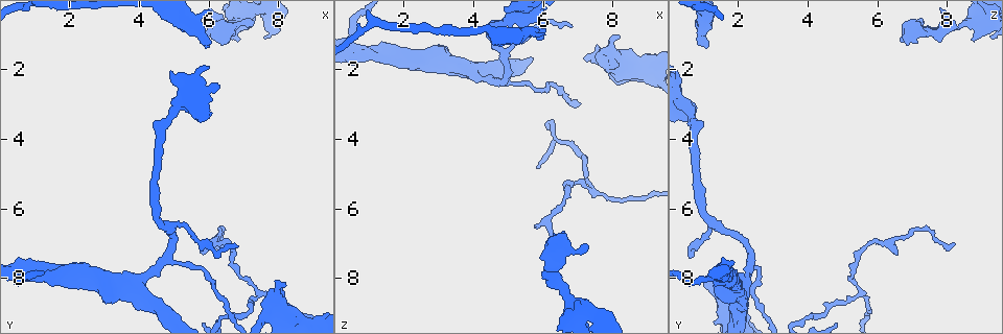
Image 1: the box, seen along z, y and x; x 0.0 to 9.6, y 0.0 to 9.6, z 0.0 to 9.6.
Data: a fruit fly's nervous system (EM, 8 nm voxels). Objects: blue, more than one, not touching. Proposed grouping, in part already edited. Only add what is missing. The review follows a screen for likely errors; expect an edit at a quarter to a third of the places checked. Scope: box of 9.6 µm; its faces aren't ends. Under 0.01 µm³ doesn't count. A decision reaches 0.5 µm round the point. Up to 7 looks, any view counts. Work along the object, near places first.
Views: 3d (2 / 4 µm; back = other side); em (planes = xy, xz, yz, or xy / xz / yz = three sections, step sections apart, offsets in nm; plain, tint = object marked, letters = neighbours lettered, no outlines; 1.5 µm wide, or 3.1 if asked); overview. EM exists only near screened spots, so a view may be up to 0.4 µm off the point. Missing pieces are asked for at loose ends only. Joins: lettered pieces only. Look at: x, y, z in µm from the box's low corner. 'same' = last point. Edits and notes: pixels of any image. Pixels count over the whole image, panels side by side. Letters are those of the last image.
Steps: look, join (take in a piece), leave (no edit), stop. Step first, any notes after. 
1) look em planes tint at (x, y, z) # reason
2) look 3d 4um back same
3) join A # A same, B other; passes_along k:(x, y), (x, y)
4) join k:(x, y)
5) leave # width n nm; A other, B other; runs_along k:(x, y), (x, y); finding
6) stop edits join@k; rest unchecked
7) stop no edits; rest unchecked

look em planes letters at (5.85, 1.40, 1.05) # branch stops here

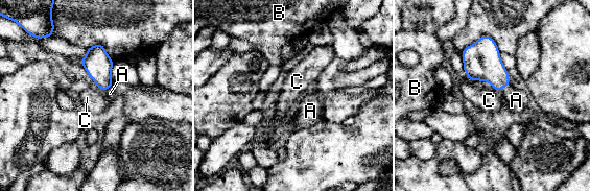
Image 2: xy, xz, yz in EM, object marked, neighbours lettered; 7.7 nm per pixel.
join A # width 160 nm; A same, B other, C other; passes_along 2:(482, 62), (503, 87), (516, 100); it goes on there

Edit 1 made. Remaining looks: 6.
look overview

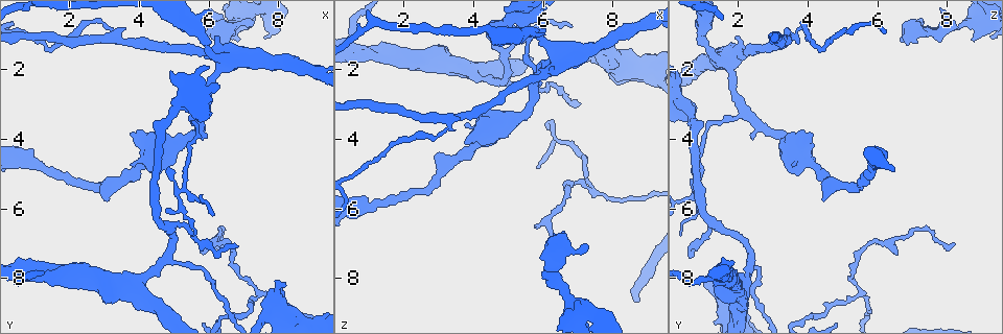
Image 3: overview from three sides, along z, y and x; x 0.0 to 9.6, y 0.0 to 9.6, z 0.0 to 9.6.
look em planes letters at (7.30, 0.75, 6.95) # an open end

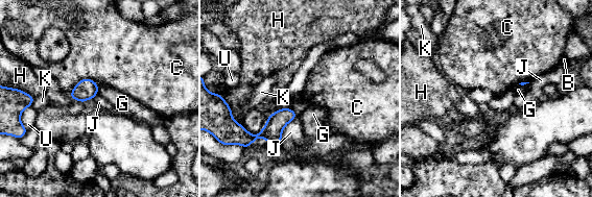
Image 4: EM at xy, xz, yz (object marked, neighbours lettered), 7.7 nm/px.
leave # B other, C other, G other, H other, J other, K other, U other; border 4:(98, 84), (83, 78), (68, 94); none of them fits

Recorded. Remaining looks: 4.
look 3d 4um at (6.25, 7.00, 8.20)

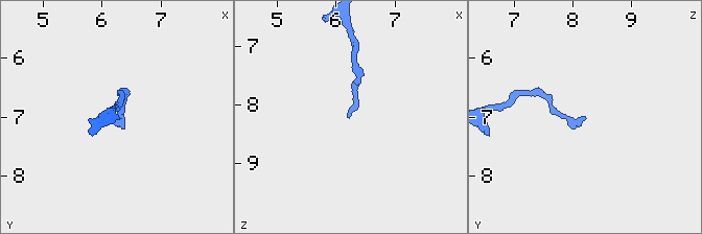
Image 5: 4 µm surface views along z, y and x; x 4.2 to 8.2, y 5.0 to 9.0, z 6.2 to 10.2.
look em yz step 8 tint at (6.25, 7.05, 8.15) # shape alone is not enough

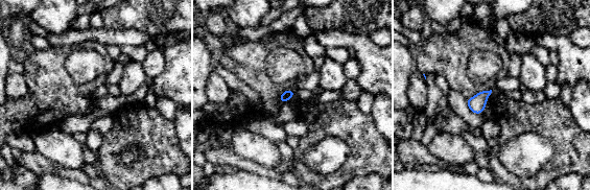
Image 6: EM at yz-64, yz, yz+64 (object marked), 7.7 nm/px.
look em planes letters same

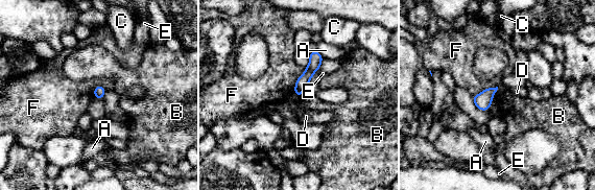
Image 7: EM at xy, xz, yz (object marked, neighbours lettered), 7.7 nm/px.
leave # width 90 nm; A other, B other, C other, D other, E other, F other; none of them fits

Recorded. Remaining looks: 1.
stop edits join@2; rest unchecked

